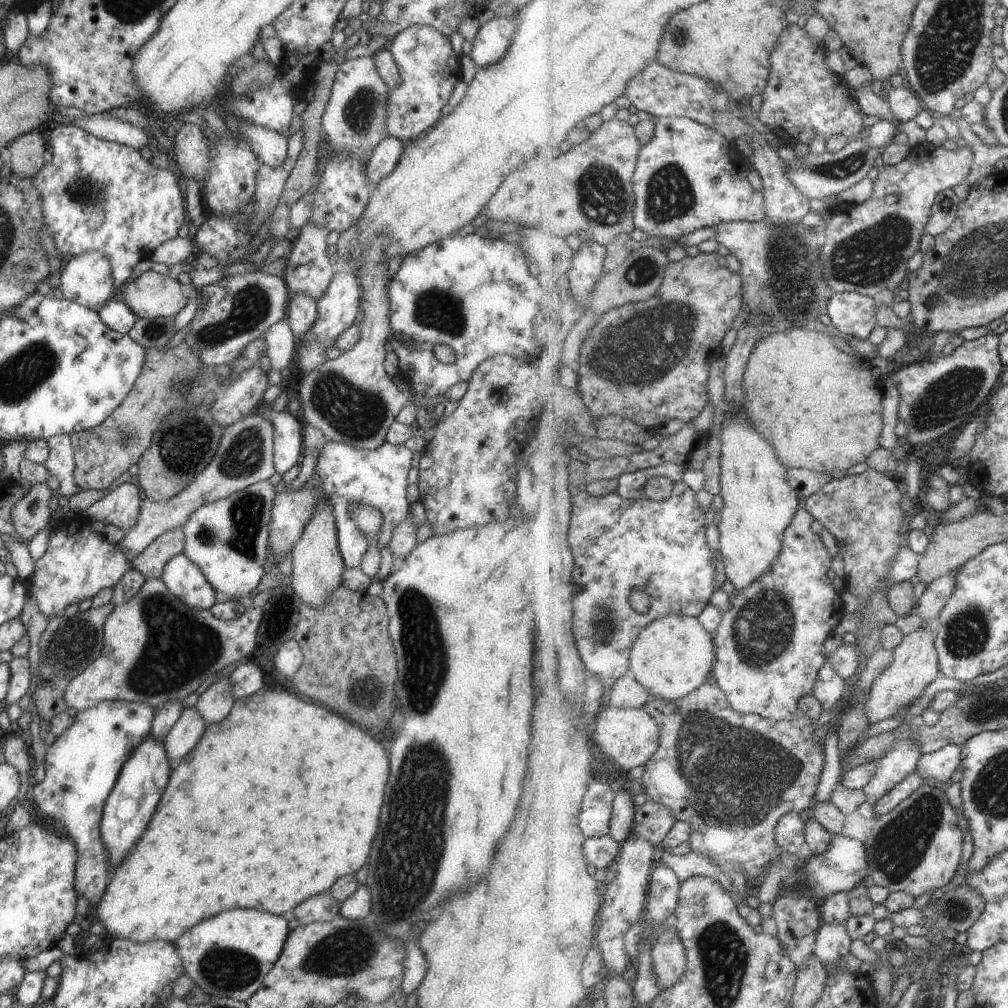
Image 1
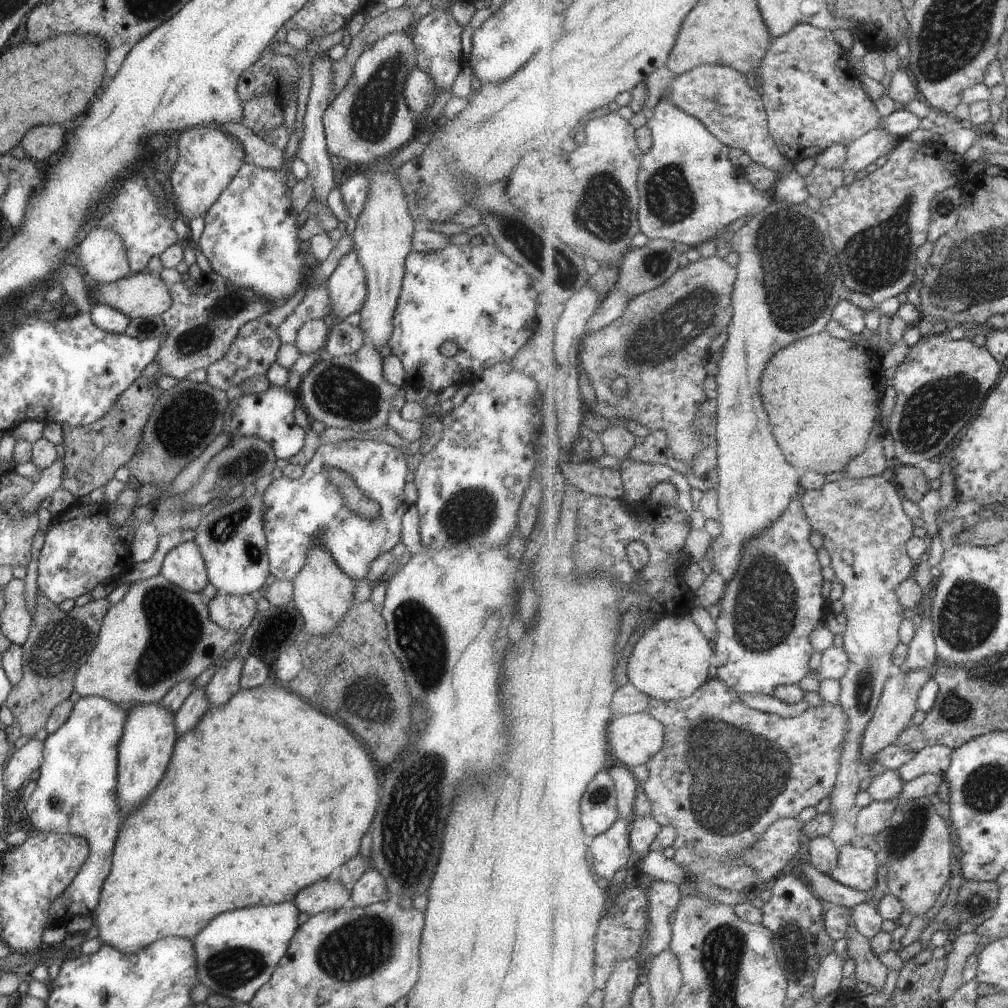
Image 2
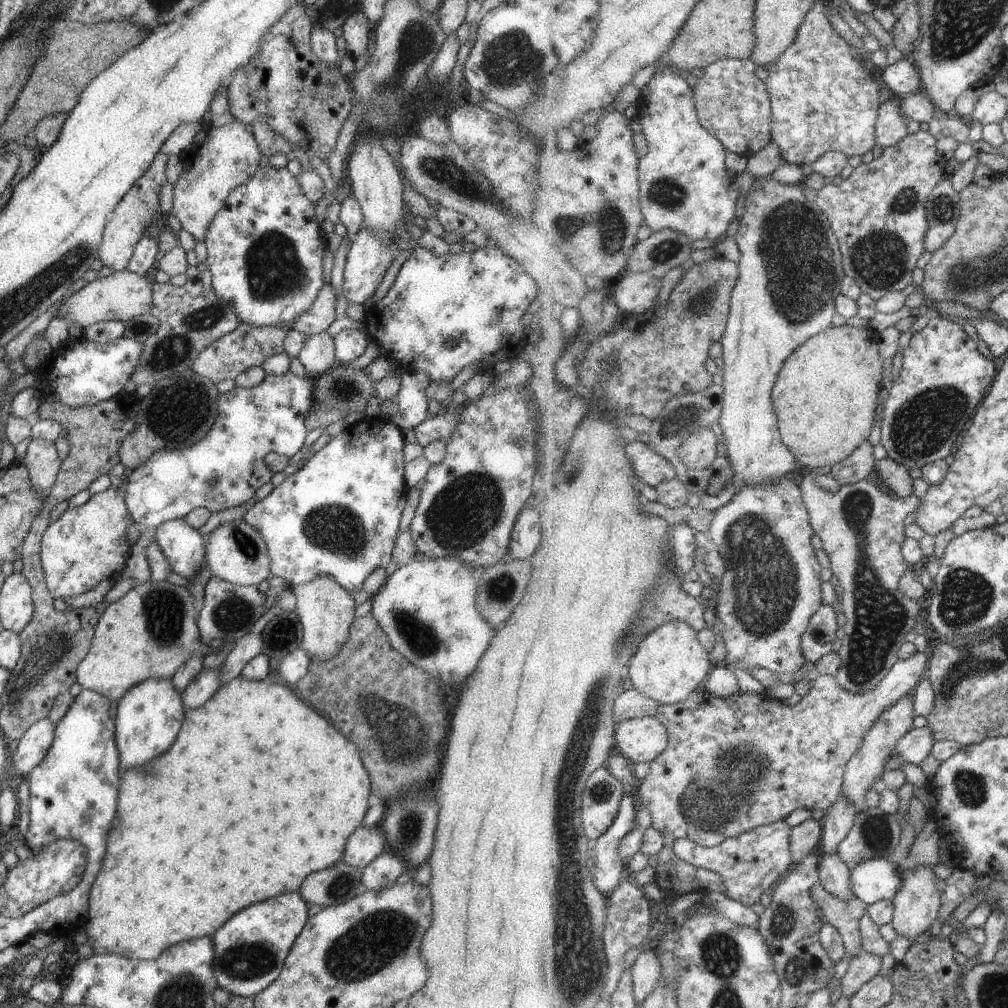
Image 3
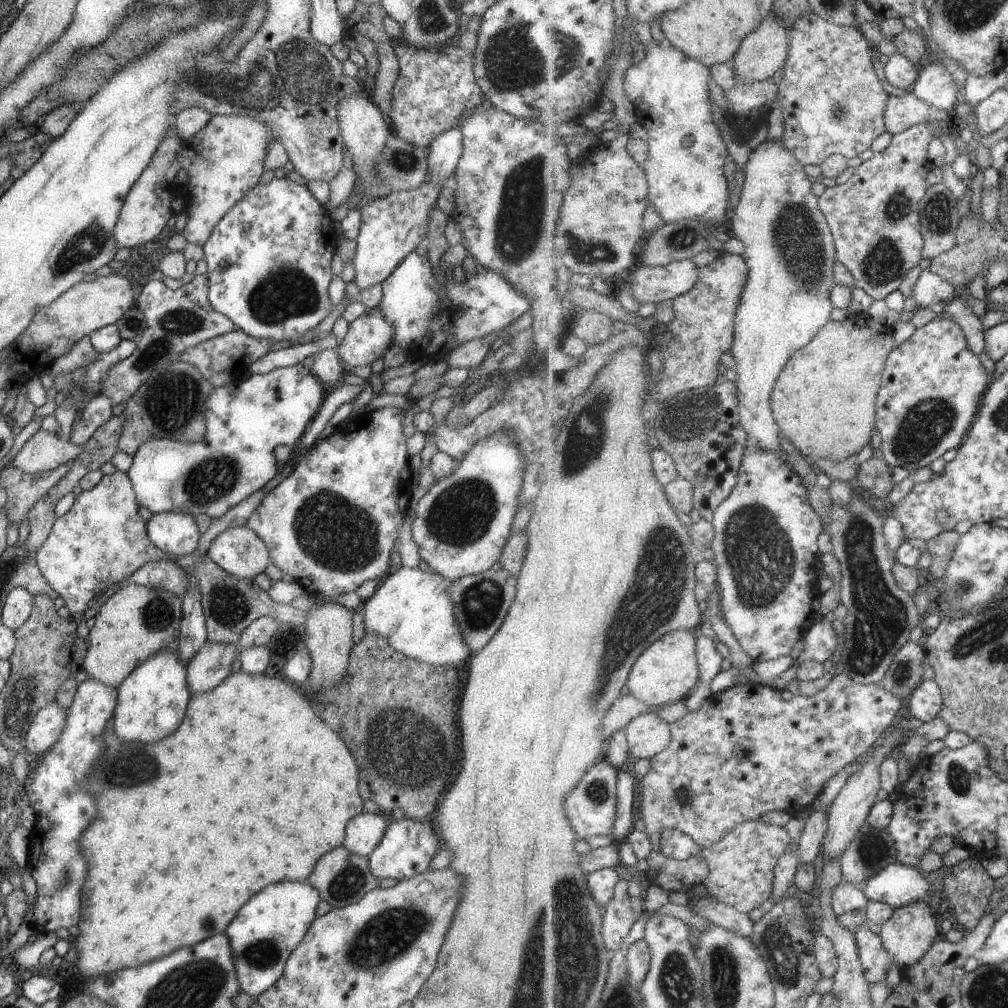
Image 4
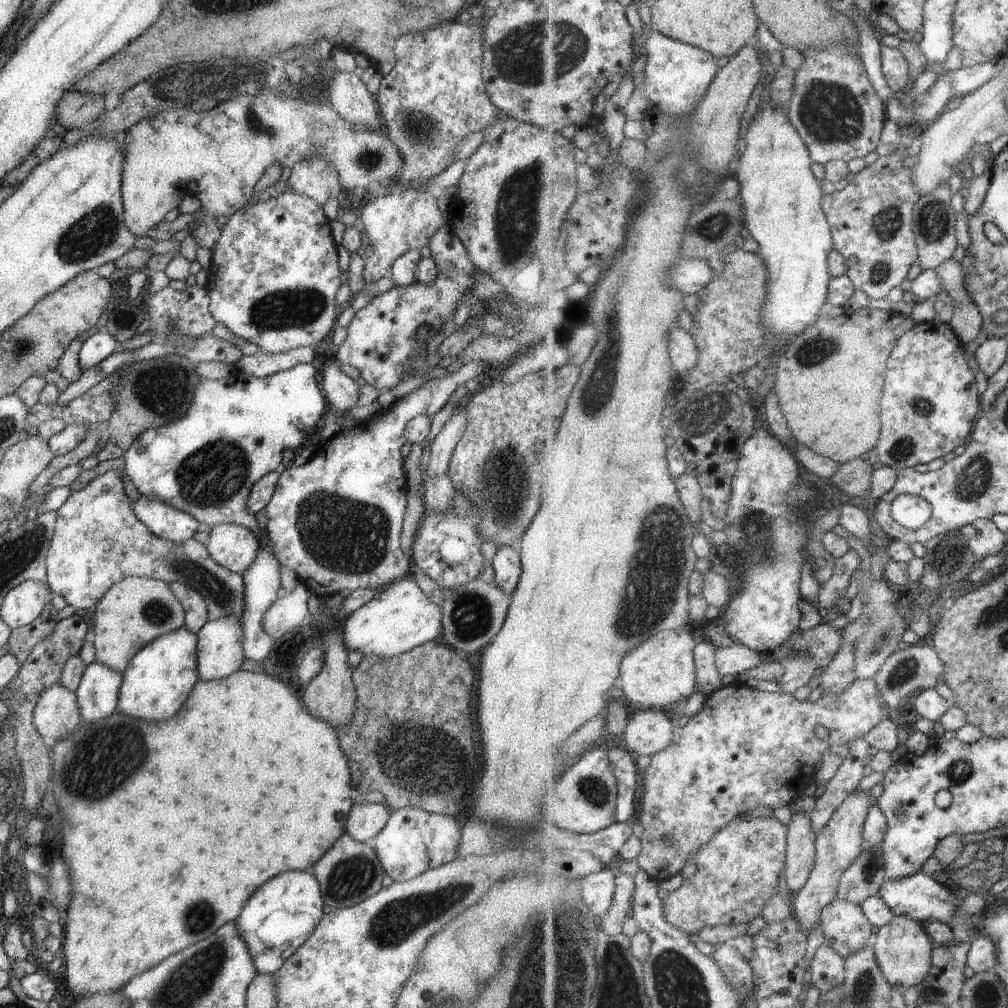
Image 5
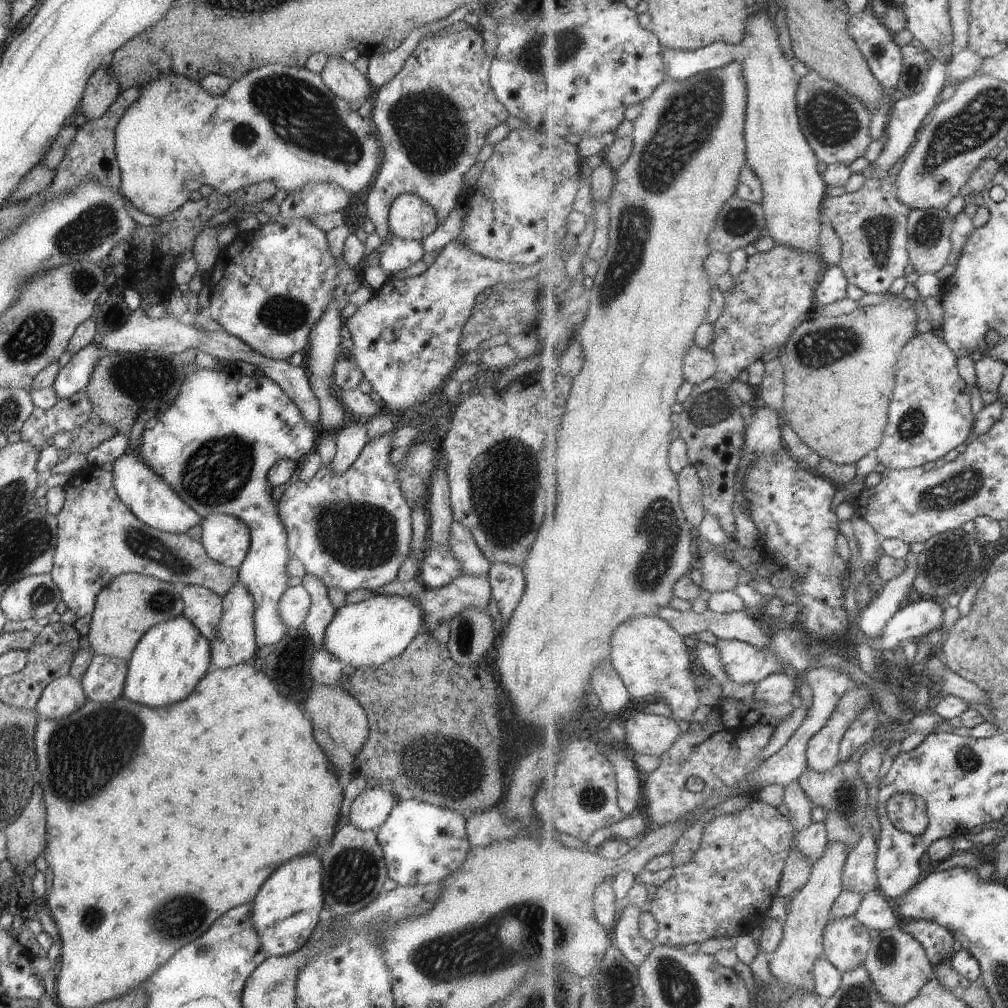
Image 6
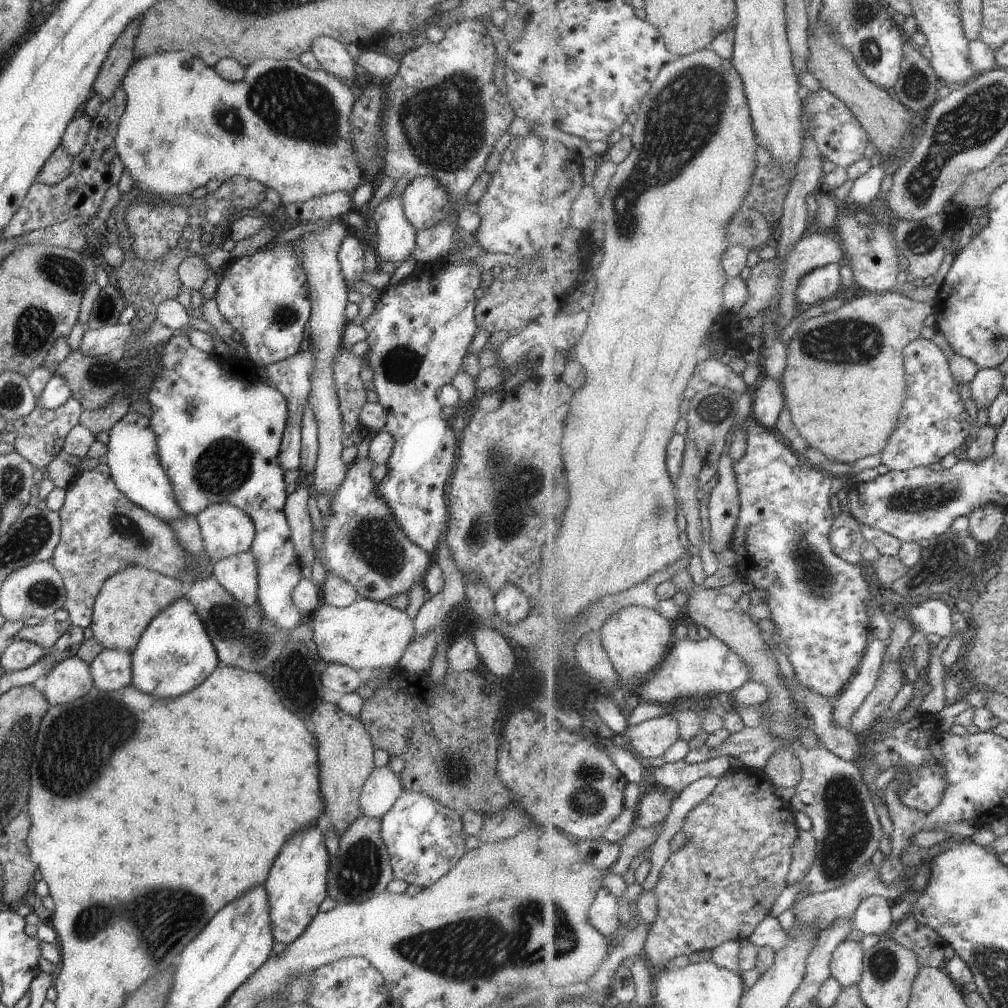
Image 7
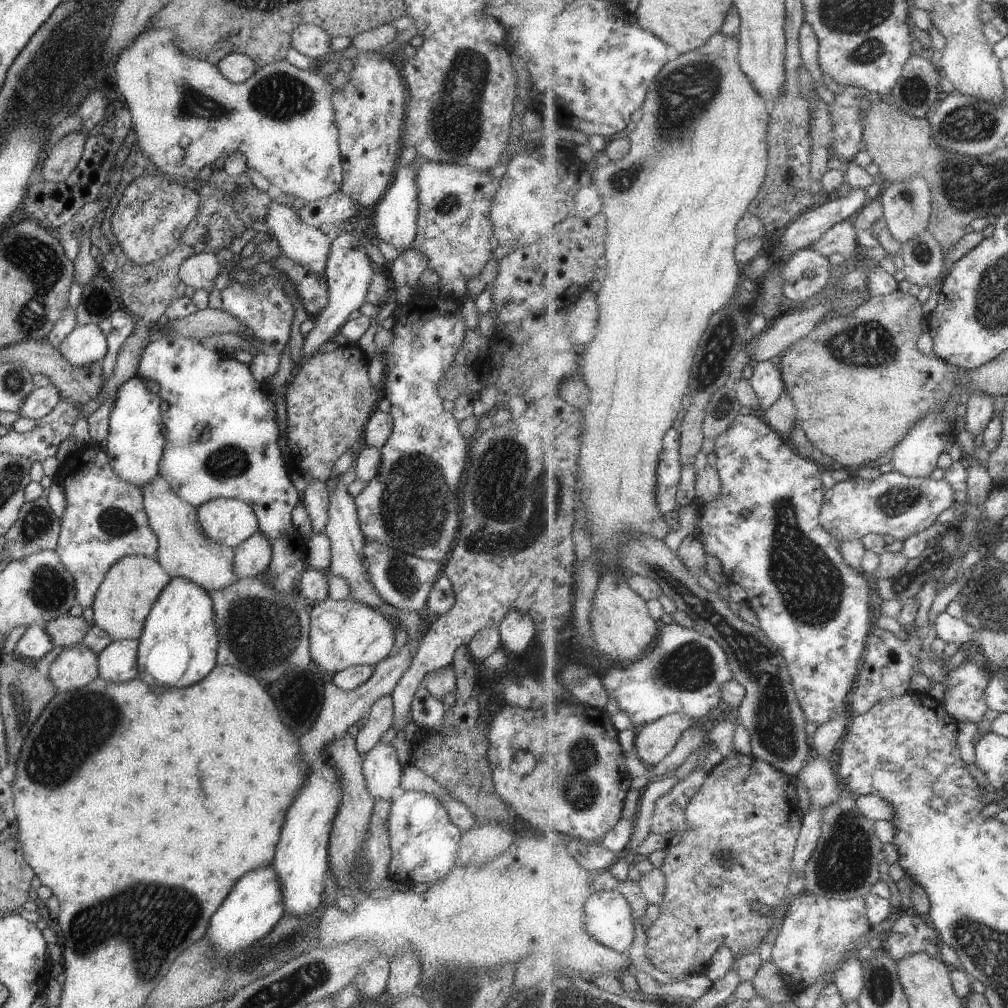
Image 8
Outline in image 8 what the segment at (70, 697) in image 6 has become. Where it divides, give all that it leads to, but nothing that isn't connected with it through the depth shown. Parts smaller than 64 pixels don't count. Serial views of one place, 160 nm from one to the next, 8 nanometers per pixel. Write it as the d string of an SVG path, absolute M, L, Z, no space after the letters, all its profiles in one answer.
M81 643L63 647L46 673L57 692L74 691L98 676L97 655Z

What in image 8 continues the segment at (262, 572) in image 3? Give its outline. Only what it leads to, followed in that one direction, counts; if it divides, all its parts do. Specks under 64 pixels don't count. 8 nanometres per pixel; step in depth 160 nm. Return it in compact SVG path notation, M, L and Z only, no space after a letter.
M219 497L207 500L196 506L196 515L208 539L231 548L258 530L253 509L237 499Z

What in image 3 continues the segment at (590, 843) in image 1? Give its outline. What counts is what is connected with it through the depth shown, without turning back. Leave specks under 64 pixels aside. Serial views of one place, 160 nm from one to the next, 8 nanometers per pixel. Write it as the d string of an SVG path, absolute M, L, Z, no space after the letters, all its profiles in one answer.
M625 792L621 800L620 812L608 832L597 839L595 846L594 882L597 888L609 896L619 887L628 860L619 854L623 840L636 830L638 824L632 794Z

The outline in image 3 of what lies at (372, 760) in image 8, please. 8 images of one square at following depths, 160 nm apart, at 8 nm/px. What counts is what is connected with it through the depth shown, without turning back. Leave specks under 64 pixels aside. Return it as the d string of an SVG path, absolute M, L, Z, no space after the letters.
M377 825L359 826L347 838L342 860L347 866L365 868L373 858L376 858L385 849L385 840Z

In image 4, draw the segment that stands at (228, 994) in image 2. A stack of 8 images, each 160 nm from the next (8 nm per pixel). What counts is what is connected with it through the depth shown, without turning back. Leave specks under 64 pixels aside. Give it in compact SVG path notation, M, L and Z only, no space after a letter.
M306 881L275 882L259 890L239 908L223 932L229 944L239 993L254 998L275 984L293 948L315 919L319 901L318 892Z

